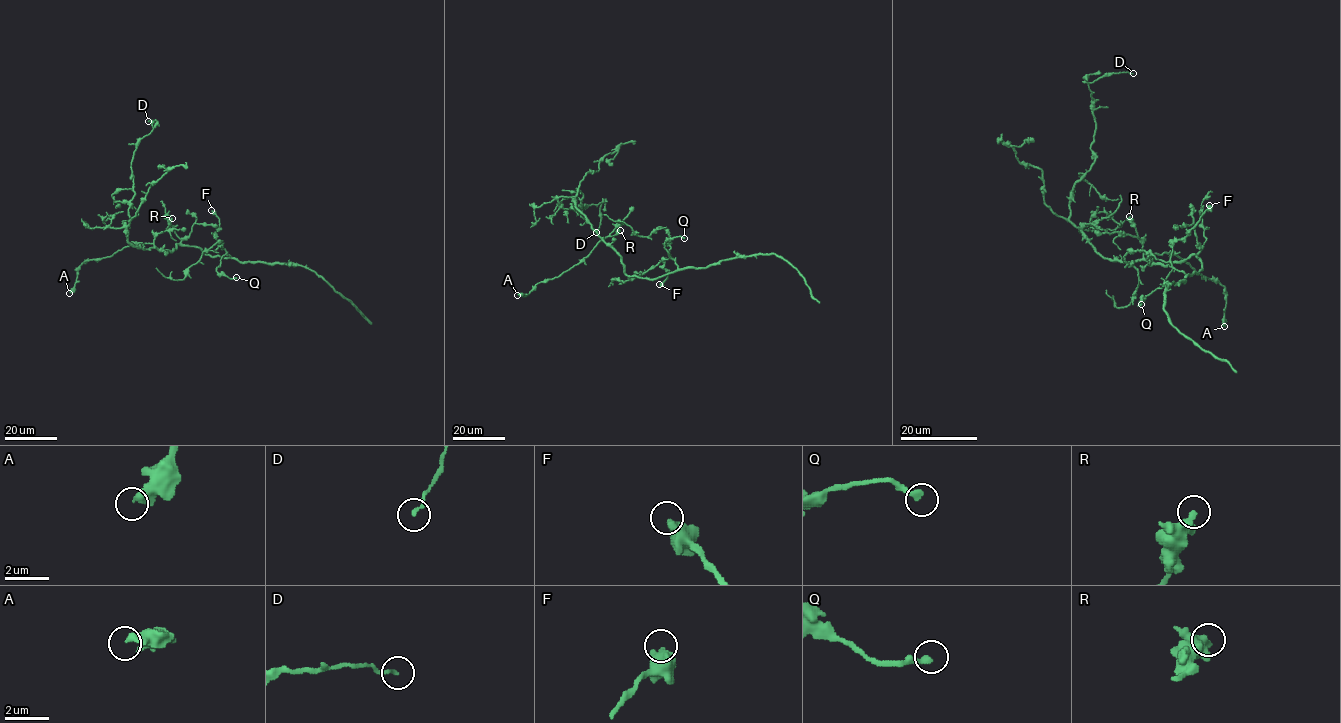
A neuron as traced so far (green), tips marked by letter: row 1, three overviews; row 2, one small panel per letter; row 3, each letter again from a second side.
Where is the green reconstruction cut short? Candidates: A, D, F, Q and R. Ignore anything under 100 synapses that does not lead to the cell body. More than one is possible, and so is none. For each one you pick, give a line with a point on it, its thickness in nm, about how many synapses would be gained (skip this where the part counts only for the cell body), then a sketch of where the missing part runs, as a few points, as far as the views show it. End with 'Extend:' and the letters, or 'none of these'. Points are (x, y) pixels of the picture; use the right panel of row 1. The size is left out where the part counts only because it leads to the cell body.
Extend: none of these

